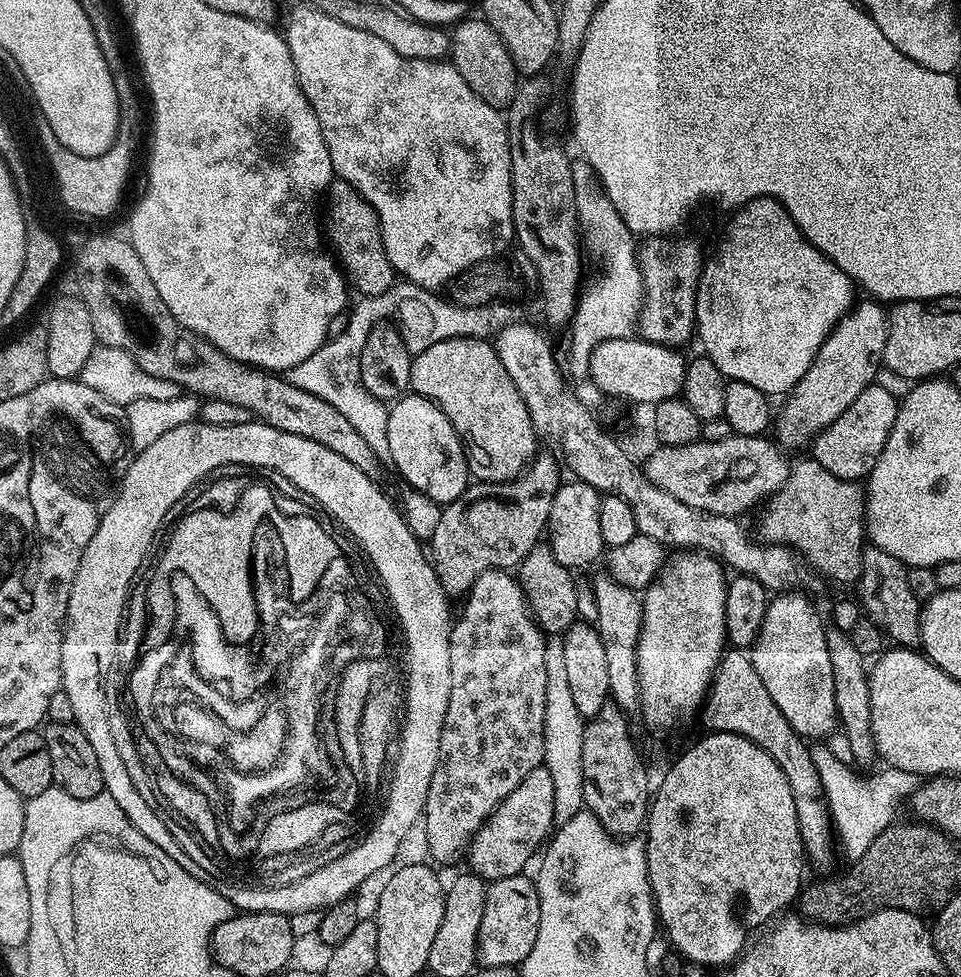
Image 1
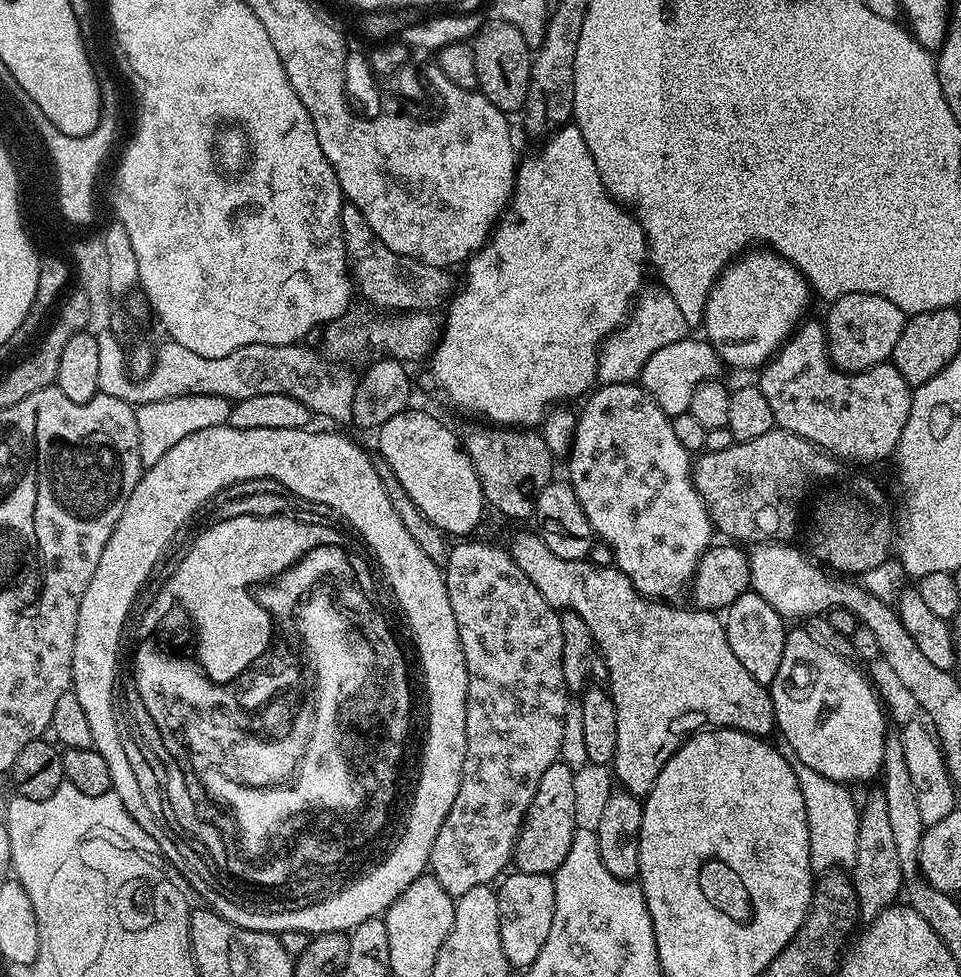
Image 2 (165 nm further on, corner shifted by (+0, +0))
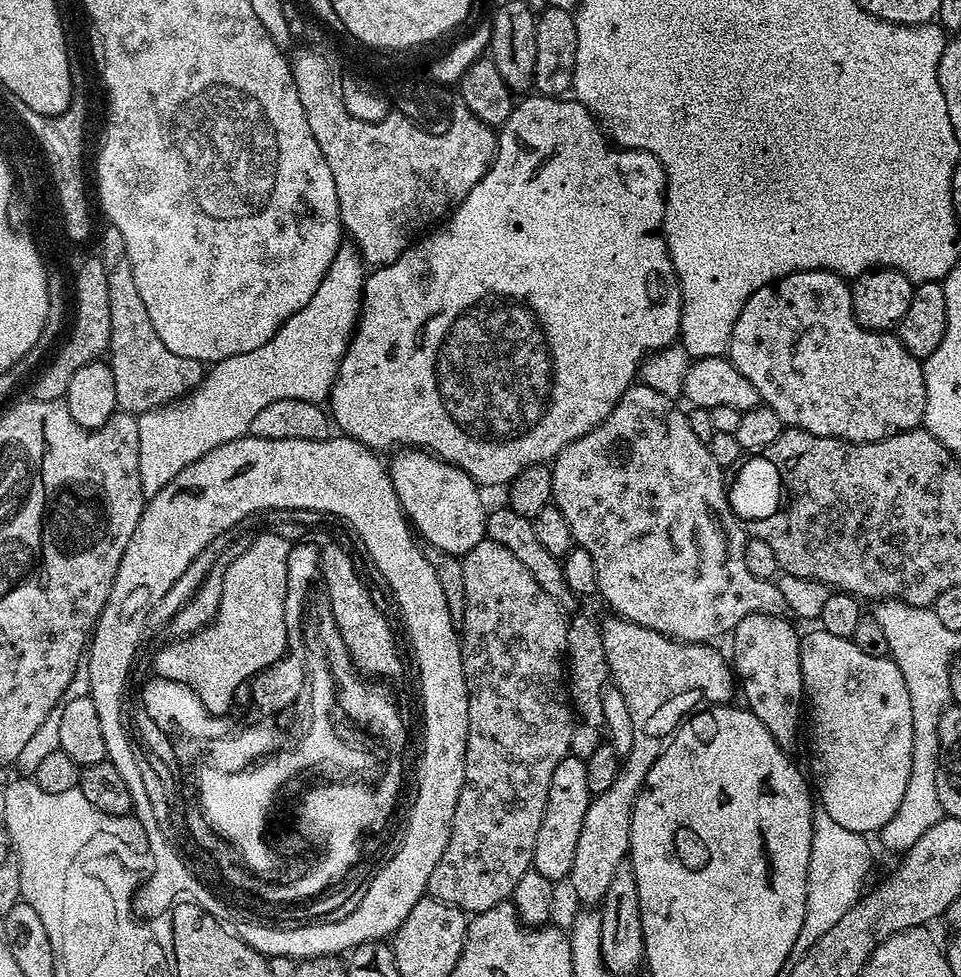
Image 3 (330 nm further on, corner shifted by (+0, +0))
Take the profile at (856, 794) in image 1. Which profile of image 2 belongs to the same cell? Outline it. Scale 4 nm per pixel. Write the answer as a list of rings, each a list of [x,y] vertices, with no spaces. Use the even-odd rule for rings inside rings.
[[[775,733],[772,738],[773,747],[776,747],[782,758],[790,765],[794,776],[798,779],[799,790],[806,805],[807,830],[810,834],[810,862],[813,871],[829,871],[838,867],[853,865],[857,856],[857,826],[859,824],[859,807],[845,785],[823,778],[816,770],[802,762],[794,746],[787,741],[786,736]]]

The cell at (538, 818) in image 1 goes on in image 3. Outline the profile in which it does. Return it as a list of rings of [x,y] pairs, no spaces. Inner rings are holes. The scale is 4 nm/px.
[[[570,754],[558,762],[558,770],[554,770],[554,778],[550,778],[550,794],[546,798],[542,826],[538,826],[538,838],[534,842],[532,868],[542,874],[542,878],[553,882],[563,881],[570,866],[574,866],[574,850],[578,847],[578,834],[582,834],[582,818],[586,818],[590,799],[586,782],[587,769],[585,761]]]

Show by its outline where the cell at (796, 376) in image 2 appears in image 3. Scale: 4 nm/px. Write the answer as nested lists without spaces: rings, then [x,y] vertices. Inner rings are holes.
[[[802,270],[789,276],[783,276],[775,284],[767,284],[754,294],[742,306],[742,314],[738,314],[738,322],[734,322],[732,339],[728,341],[726,356],[733,366],[758,390],[761,401],[767,404],[778,418],[782,418],[784,425],[790,428],[801,428],[815,436],[829,436],[835,440],[849,440],[855,444],[872,444],[875,440],[889,440],[899,432],[909,432],[912,428],[921,427],[926,406],[926,382],[924,381],[924,365],[917,360],[906,346],[902,346],[899,336],[891,331],[875,332],[864,328],[856,320],[852,309],[852,290],[845,277],[827,272],[826,270]]]

